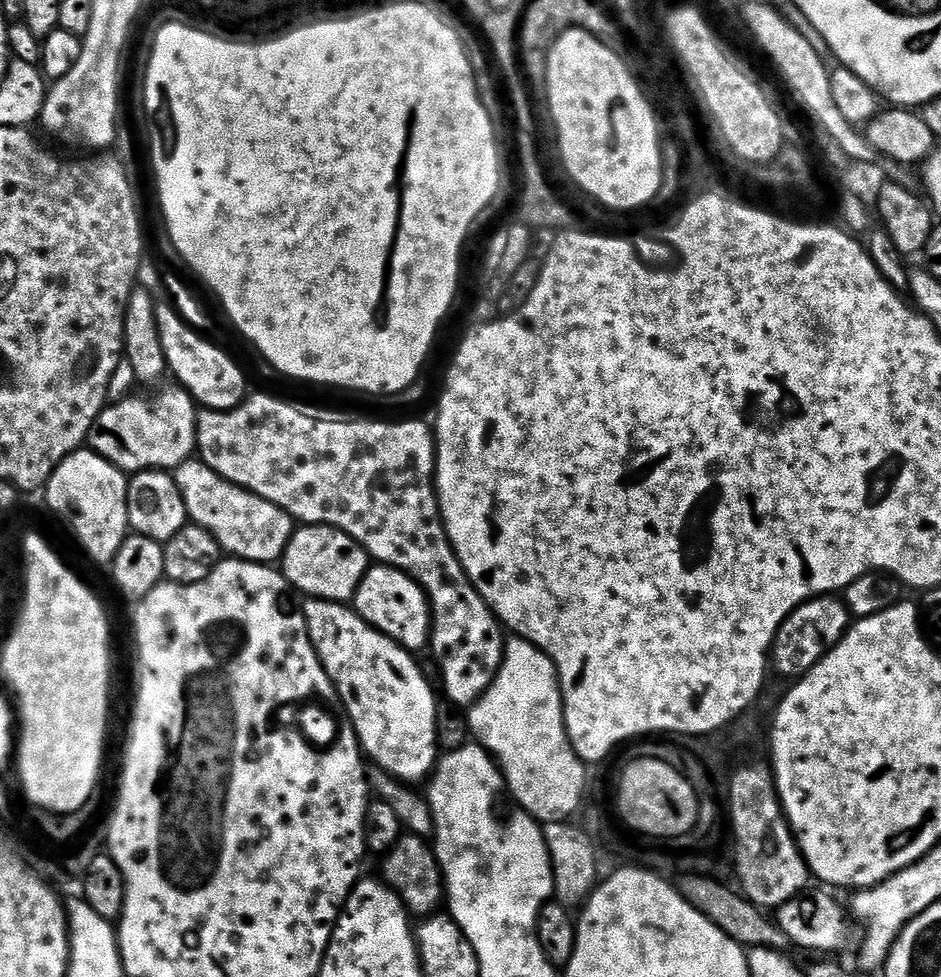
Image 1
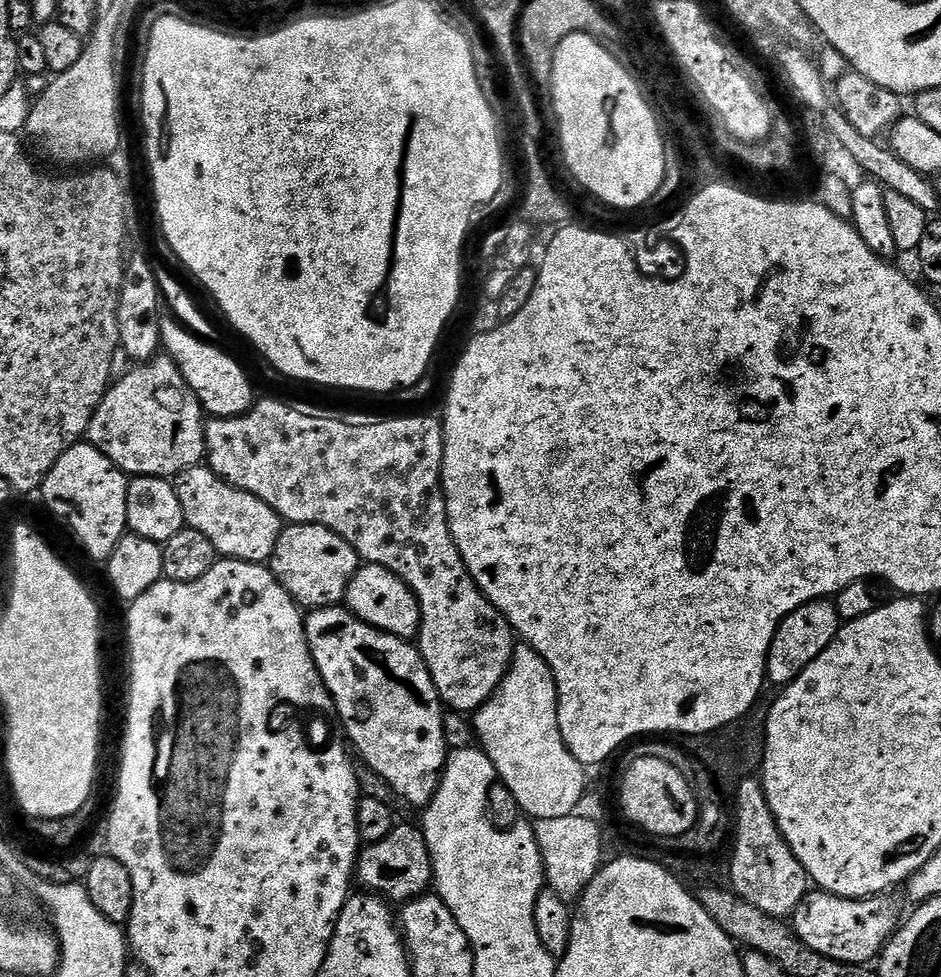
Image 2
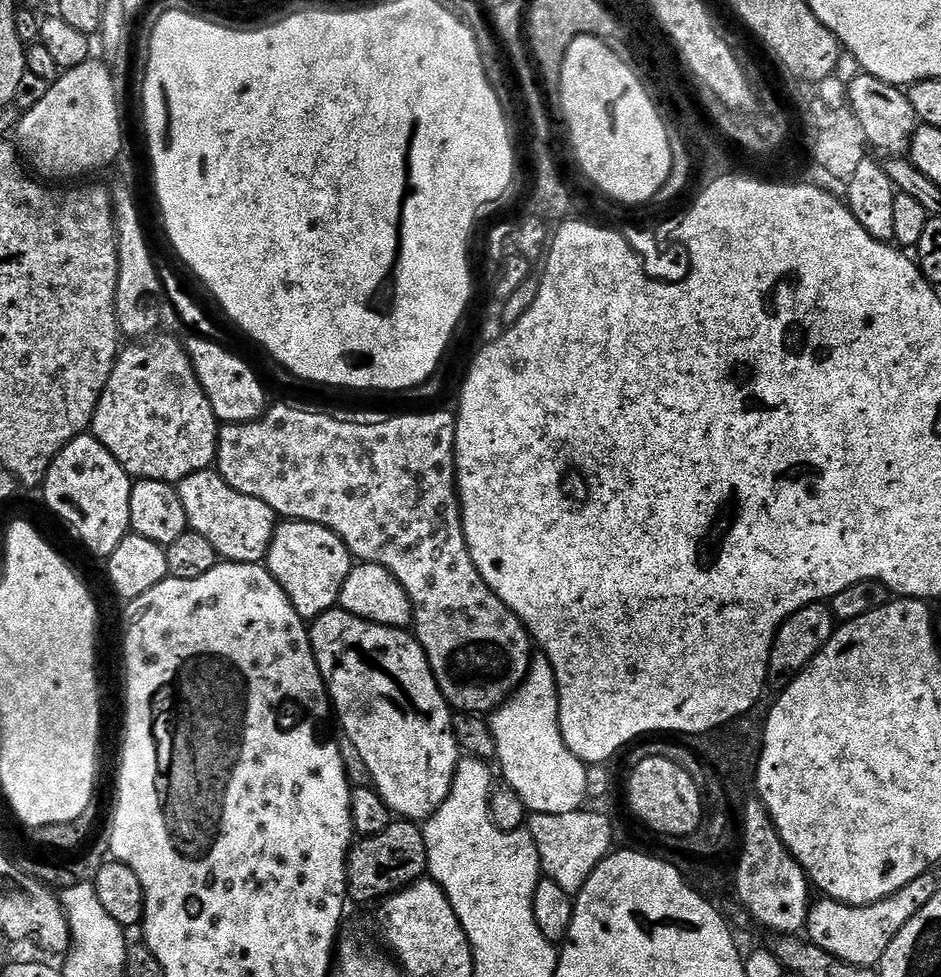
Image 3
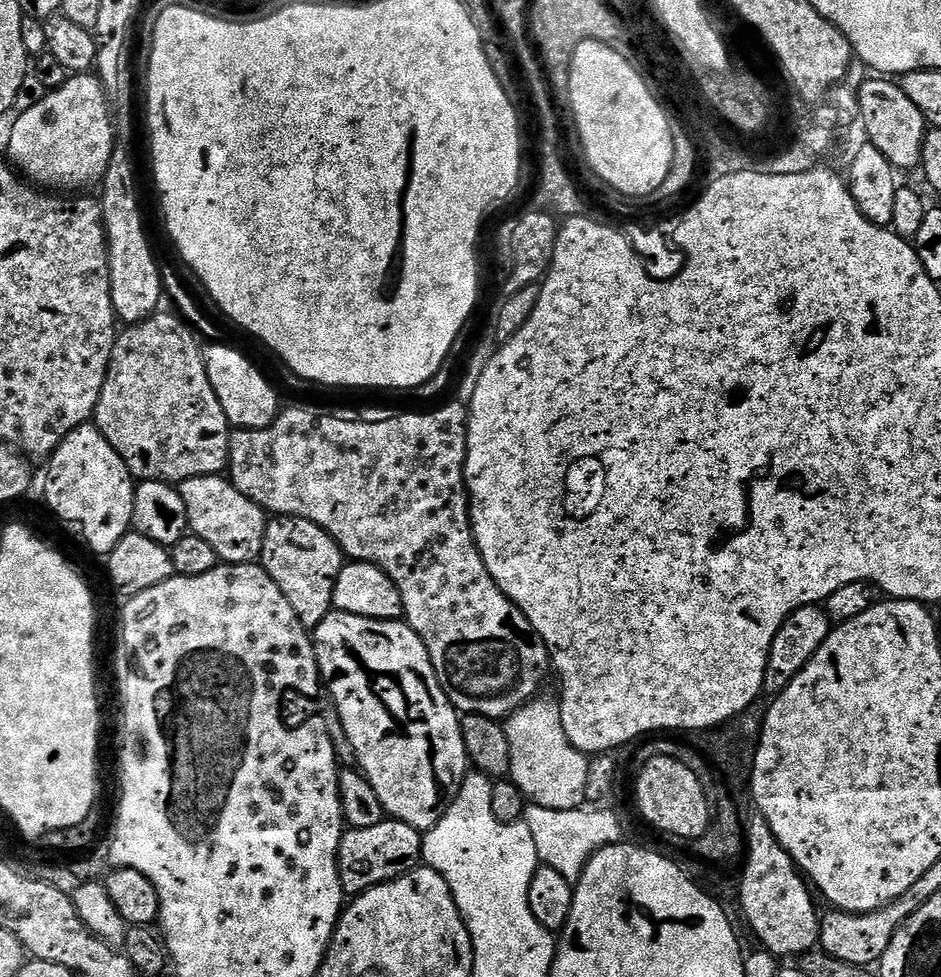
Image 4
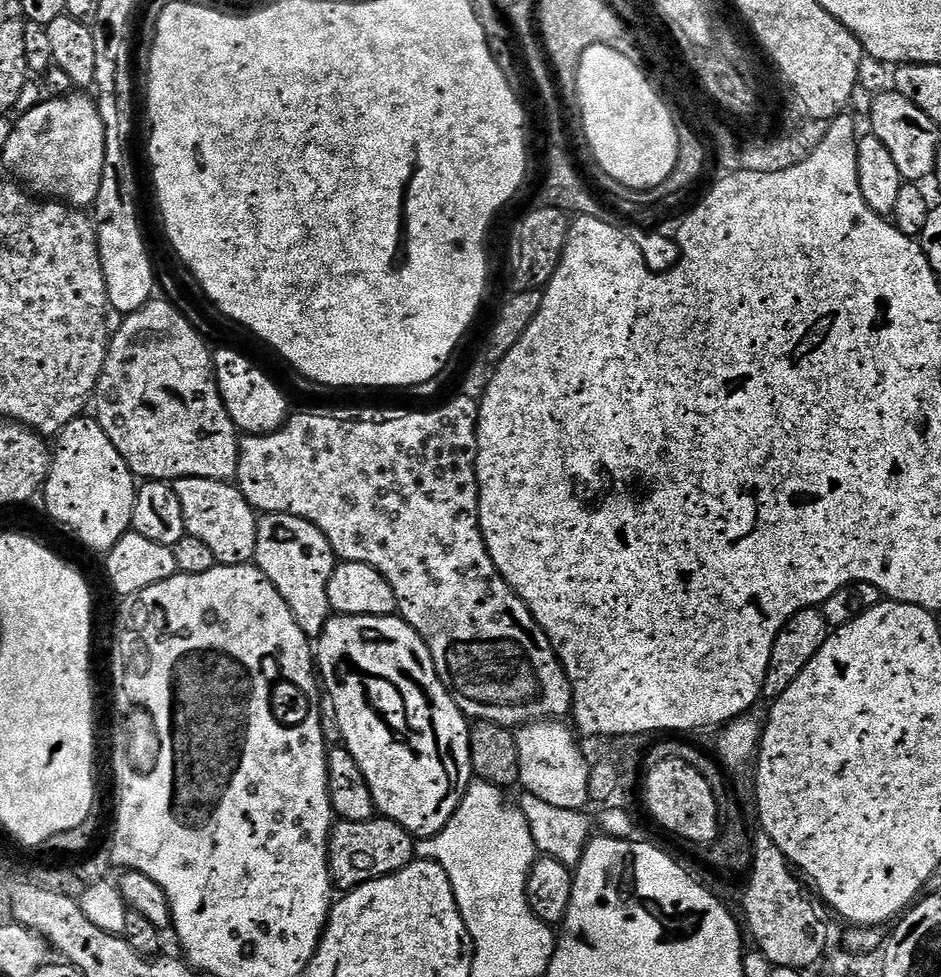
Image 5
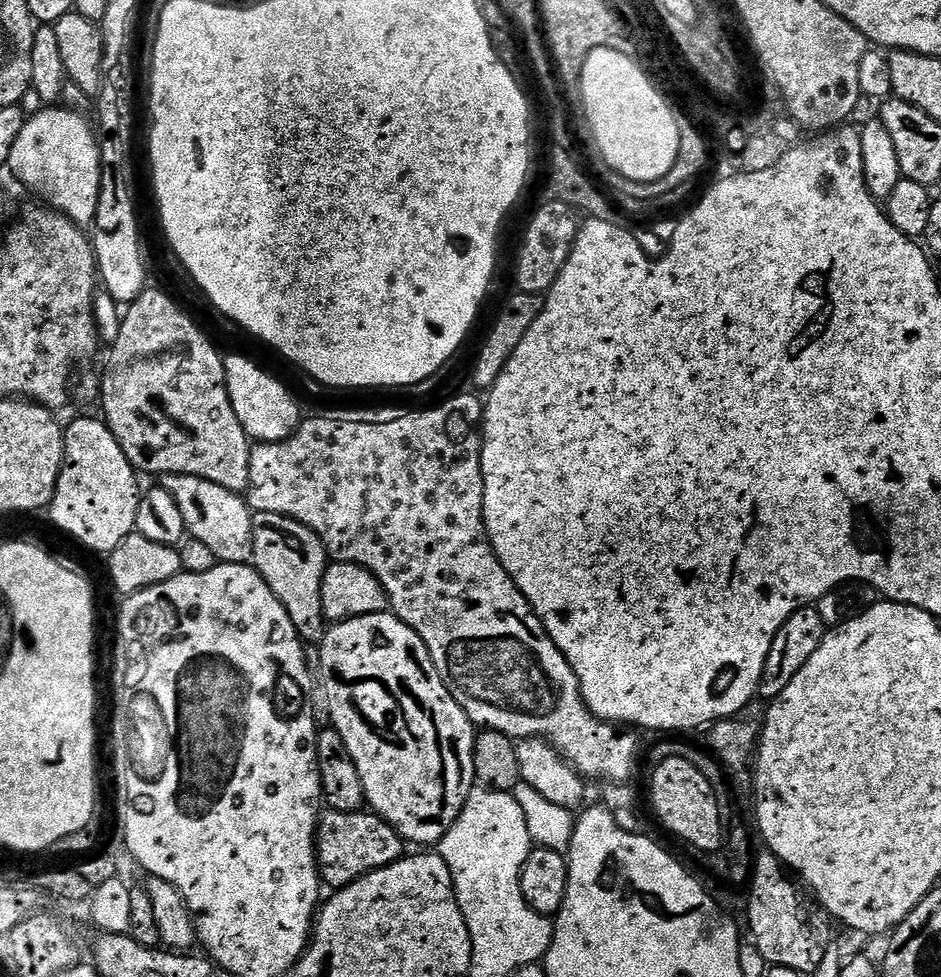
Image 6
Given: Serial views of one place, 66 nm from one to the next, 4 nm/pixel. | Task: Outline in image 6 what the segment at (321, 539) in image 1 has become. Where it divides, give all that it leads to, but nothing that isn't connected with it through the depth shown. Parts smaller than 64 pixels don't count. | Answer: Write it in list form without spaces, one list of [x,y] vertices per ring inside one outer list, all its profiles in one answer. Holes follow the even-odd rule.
[[[269,512],[252,513],[252,558],[250,561],[256,573],[259,574],[274,590],[274,598],[286,606],[286,614],[290,614],[290,622],[294,622],[294,630],[299,634],[300,639],[309,645],[319,645],[324,639],[326,631],[326,617],[322,610],[322,582],[324,571],[328,569],[330,557],[324,548],[324,544],[314,534],[311,528],[307,528],[302,522],[298,522],[289,516],[282,514],[270,514]]]

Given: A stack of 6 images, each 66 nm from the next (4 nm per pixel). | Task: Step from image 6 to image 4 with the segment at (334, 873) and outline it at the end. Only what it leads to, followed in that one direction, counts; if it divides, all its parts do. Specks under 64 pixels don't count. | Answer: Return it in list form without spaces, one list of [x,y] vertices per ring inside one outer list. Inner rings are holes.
[[[386,818],[367,830],[348,828],[338,850],[338,870],[345,897],[361,896],[367,888],[405,876],[421,863],[423,855],[422,833],[401,820]]]

